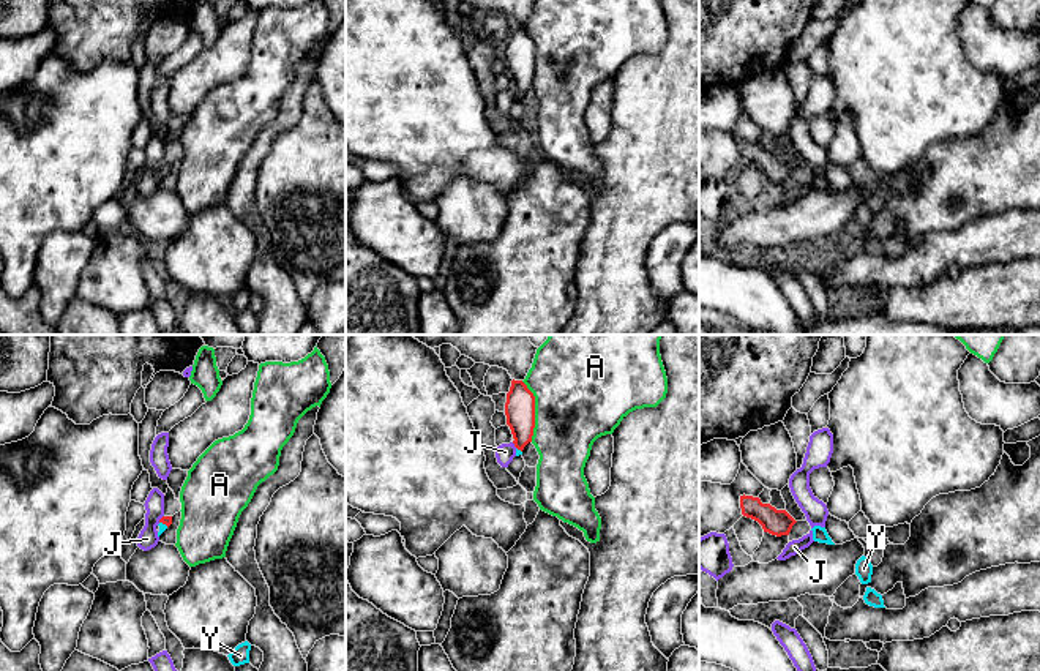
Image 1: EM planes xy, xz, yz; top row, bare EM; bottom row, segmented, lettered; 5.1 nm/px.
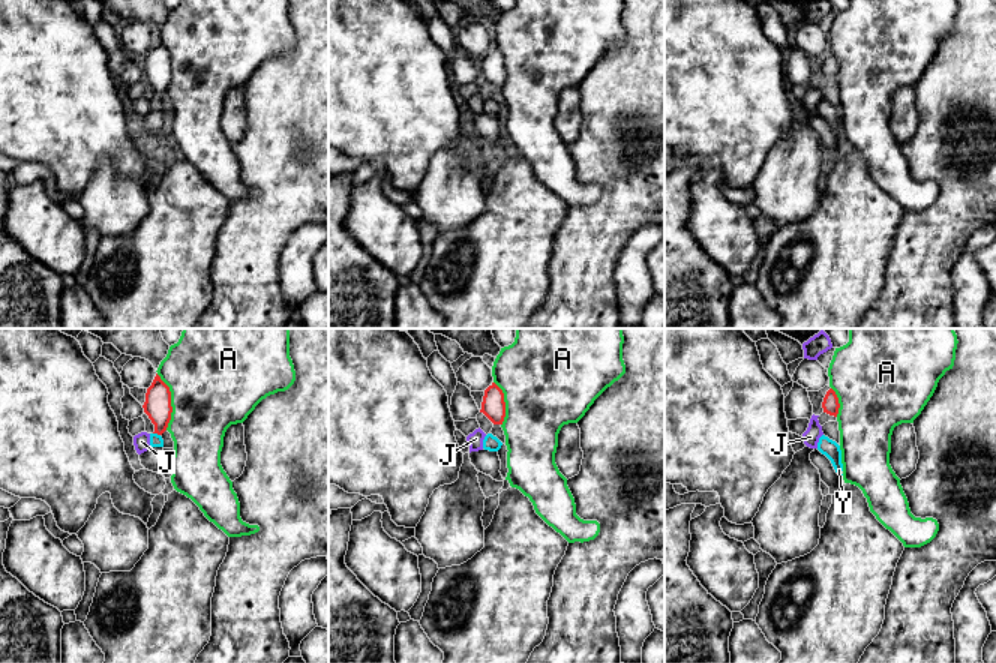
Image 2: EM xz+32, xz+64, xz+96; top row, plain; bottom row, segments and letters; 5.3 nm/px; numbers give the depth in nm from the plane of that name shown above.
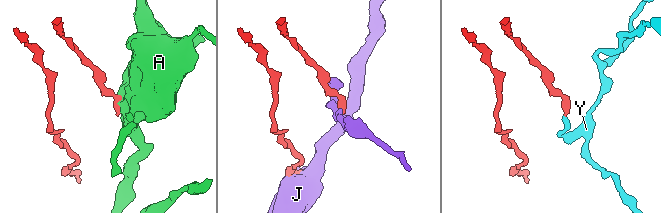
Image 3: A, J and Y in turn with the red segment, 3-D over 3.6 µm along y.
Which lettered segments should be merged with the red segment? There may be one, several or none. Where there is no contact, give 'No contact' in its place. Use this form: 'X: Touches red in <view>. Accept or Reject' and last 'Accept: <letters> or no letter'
A: Touches red in xz. Reject
J: Touches red in xz. Reject
Y: Touches red in xy. Accept
Accept: Y

